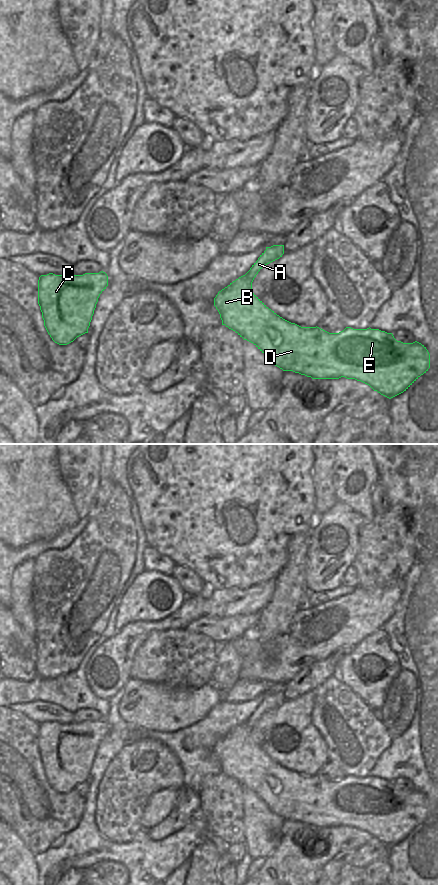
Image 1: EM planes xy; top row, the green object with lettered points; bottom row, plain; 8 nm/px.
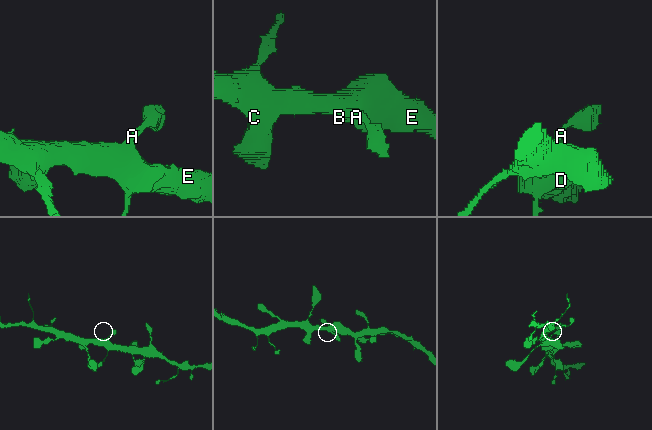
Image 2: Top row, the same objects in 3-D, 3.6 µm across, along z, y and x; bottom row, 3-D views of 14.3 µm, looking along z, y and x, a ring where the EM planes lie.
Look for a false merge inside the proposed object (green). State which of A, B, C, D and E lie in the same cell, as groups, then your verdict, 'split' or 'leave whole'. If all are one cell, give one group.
A B C D E; leave whole

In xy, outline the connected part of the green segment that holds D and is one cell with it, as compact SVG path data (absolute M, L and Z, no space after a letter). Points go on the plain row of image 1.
M284 693L266 695L250 718L218 740L214 754L222 773L235 779L244 788L253 791L275 814L312 827L355 827L369 833L374 839L391 847L406 839L430 816L430 802L415 789L397 789L392 781L379 777L346 775L339 781L329 781L319 775L301 775L269 757L253 740L252 730L267 712L284 702Z

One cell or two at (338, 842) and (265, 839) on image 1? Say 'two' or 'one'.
two

